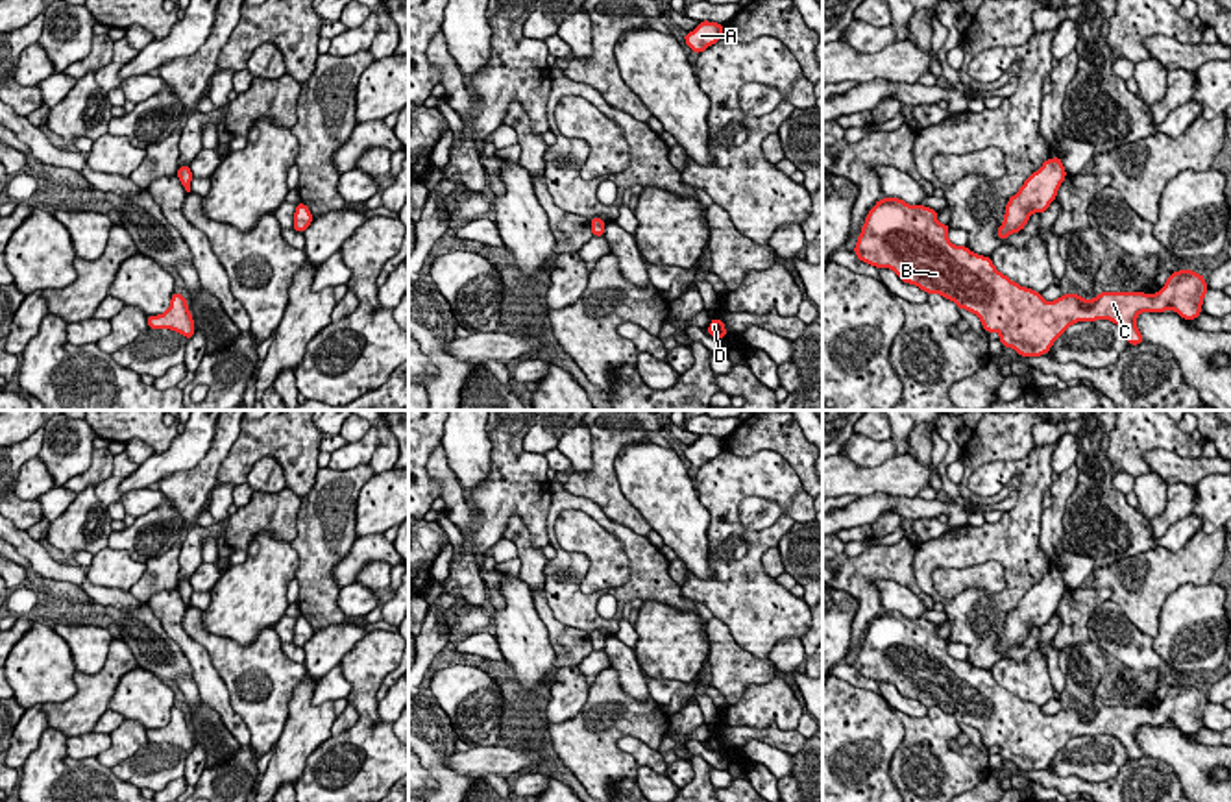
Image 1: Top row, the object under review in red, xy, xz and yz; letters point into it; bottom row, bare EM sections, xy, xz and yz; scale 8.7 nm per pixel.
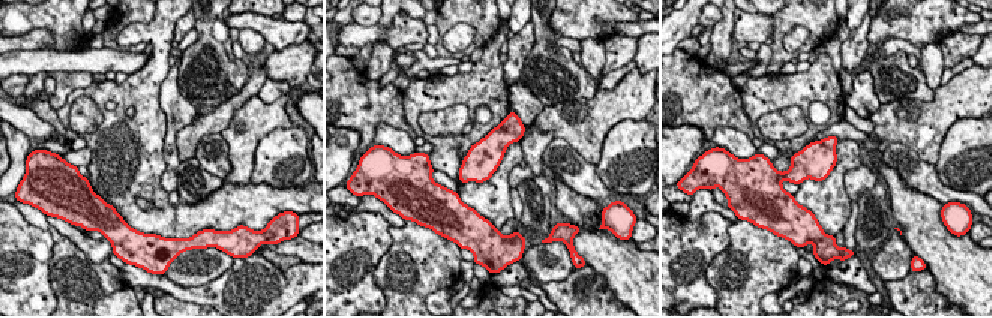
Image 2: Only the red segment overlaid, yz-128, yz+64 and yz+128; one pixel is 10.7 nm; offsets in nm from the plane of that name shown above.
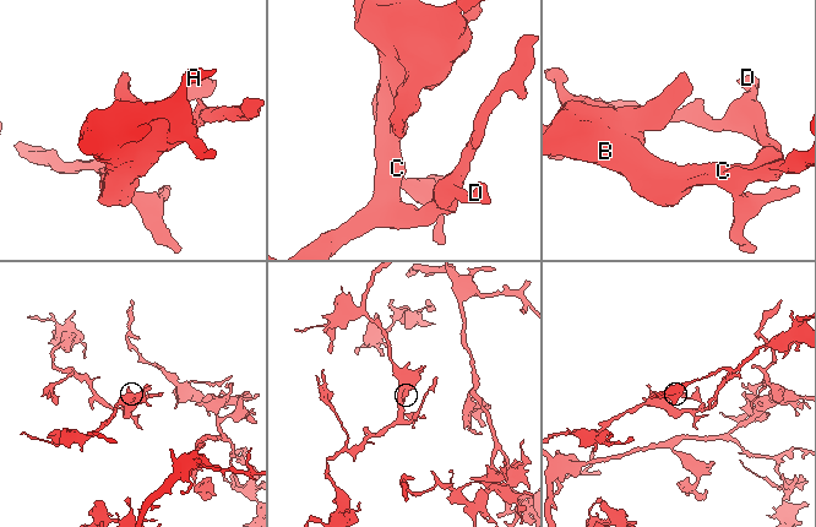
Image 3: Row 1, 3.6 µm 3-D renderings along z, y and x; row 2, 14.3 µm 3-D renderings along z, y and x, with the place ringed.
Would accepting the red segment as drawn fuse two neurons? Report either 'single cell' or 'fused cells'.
single cell

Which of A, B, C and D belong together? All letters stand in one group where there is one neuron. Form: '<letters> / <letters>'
A B C D

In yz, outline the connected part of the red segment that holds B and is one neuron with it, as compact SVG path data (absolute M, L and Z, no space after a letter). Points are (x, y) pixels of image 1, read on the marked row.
M880 198L869 211L854 253L865 264L893 270L900 281L915 285L926 294L939 294L950 299L957 309L976 314L981 327L991 334L998 331L1004 347L1013 347L1020 357L1042 357L1054 342L1078 322L1109 320L1126 334L1129 346L1144 342L1137 316L1140 312L1174 310L1183 320L1196 320L1203 310L1207 281L1194 270L1177 270L1168 275L1157 294L1146 292L1100 292L1085 299L1074 292L1063 294L1055 301L1044 301L1042 294L1020 286L996 270L991 257L978 255L967 246L956 246L948 240L950 224L937 222L937 209L926 205L909 205L900 198Z

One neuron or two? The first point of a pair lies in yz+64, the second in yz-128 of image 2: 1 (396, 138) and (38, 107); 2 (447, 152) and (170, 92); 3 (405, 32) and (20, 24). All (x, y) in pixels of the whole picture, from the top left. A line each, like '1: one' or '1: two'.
1: two
2: two
3: two

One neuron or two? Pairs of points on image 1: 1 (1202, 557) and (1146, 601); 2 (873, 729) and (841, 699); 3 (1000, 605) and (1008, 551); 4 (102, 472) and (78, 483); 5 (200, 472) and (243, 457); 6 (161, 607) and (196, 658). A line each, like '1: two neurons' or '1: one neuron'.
1: one neuron
2: one neuron
3: one neuron
4: one neuron
5: two neurons
6: one neuron

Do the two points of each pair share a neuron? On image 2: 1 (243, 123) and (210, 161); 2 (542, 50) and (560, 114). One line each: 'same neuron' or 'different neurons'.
1: different neurons
2: different neurons

